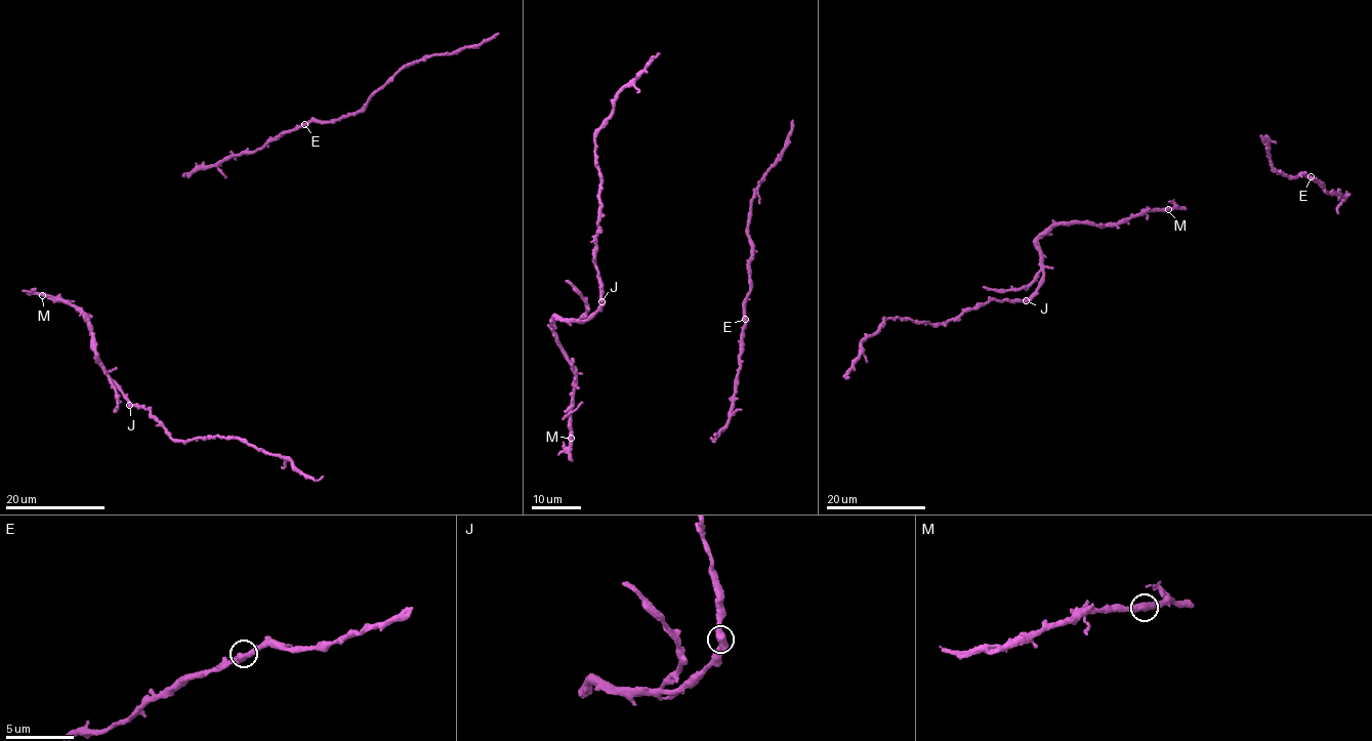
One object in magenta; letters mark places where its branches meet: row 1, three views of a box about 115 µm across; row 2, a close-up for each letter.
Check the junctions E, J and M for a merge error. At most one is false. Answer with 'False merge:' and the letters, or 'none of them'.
False merge: none of them

